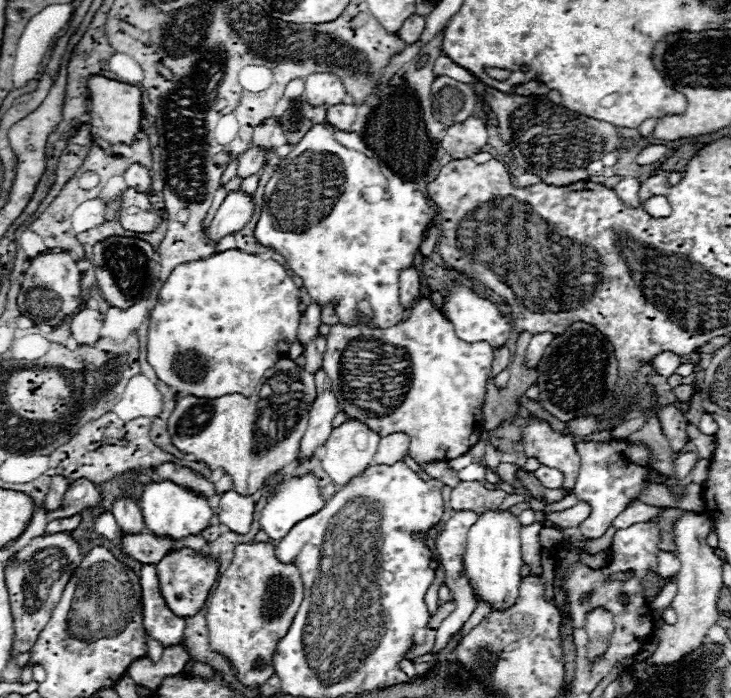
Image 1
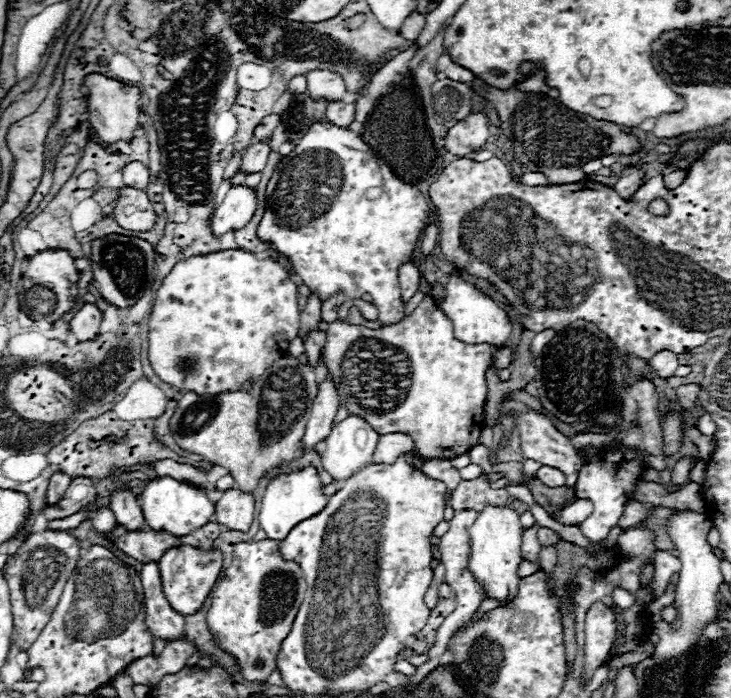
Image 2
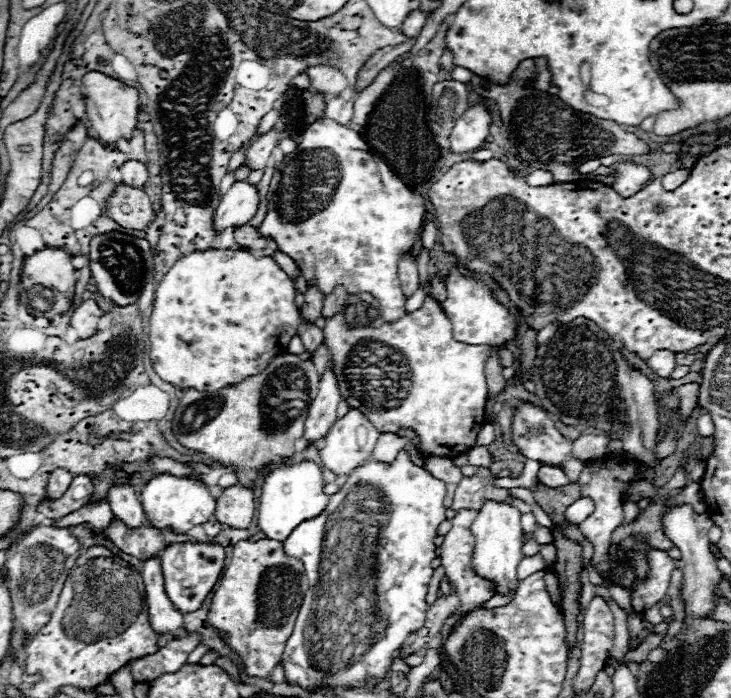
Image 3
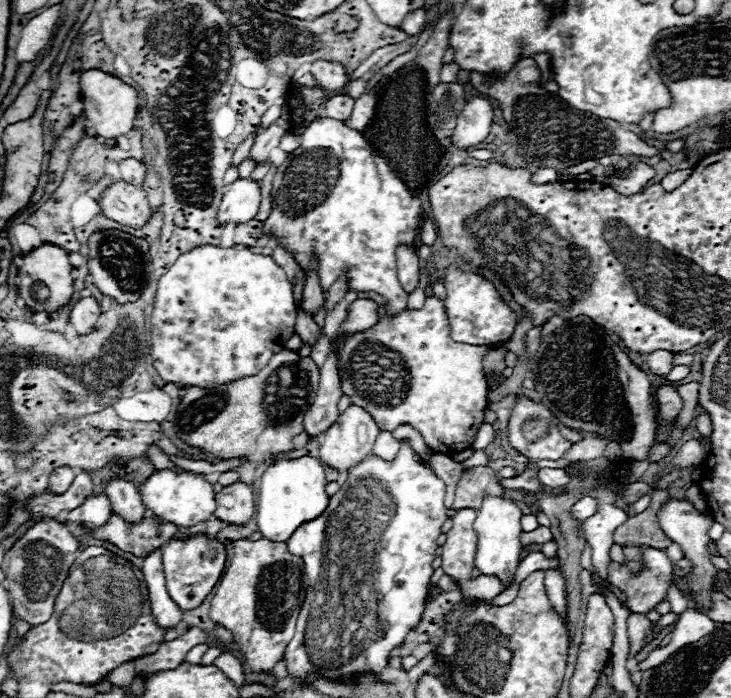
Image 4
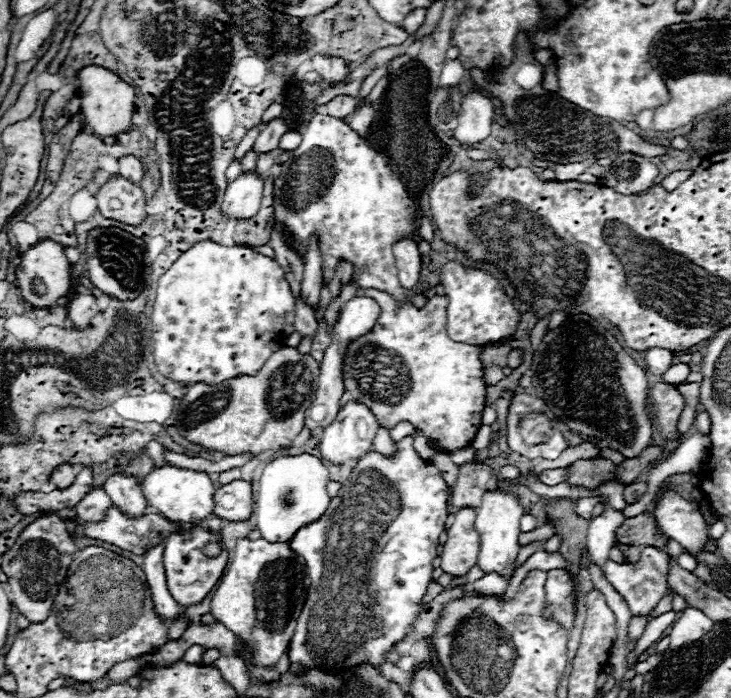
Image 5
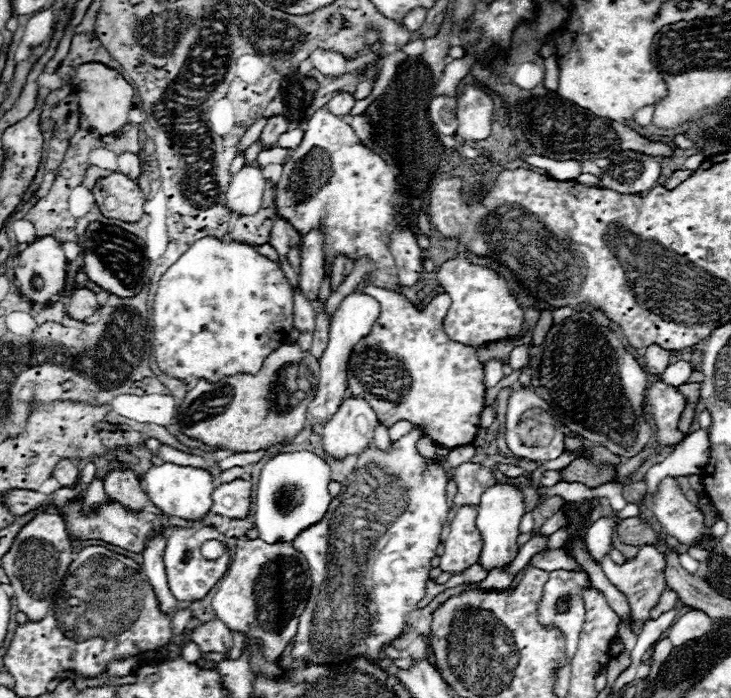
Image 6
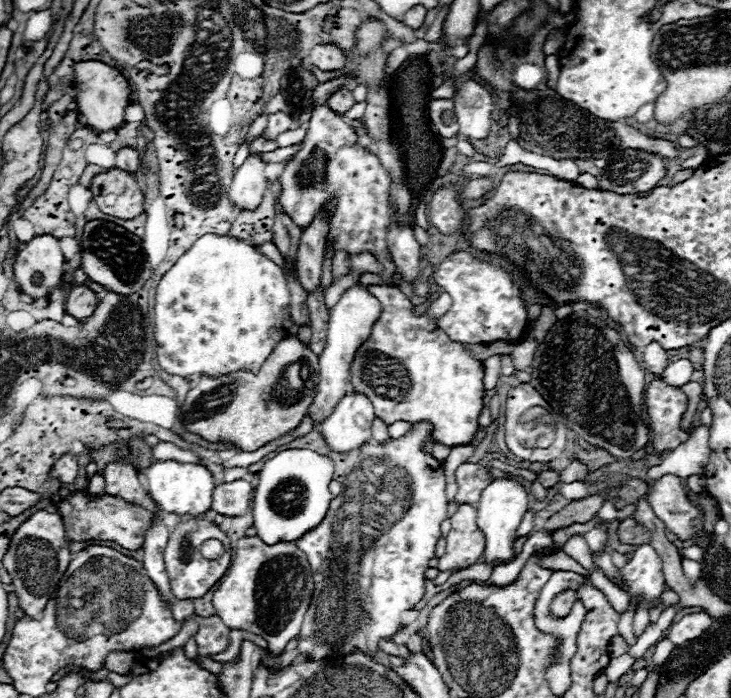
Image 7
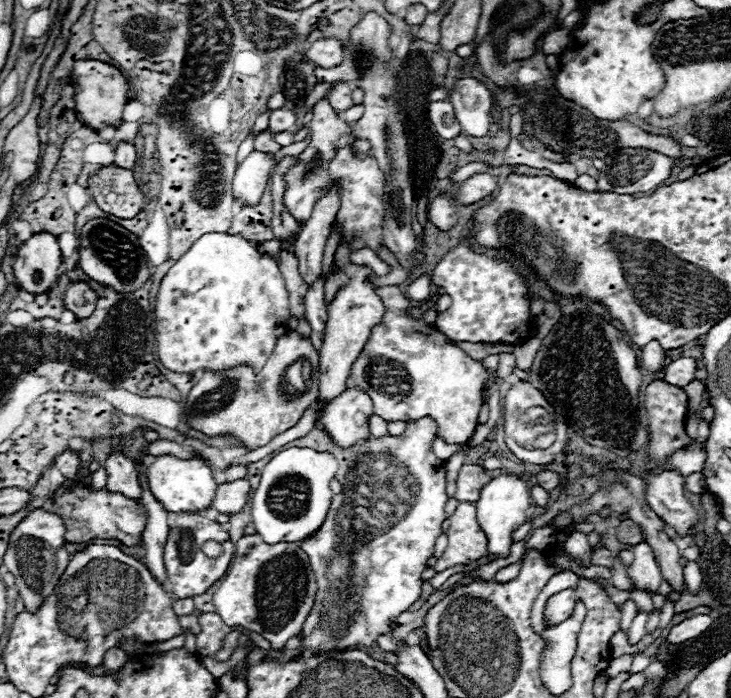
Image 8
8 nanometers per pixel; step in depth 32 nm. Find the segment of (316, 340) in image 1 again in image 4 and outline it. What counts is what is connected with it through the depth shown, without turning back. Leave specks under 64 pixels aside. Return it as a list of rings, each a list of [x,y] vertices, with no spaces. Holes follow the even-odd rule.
[[[298,306],[298,316],[296,316],[296,334],[300,334],[300,338],[308,344],[314,344],[316,338],[320,336],[320,326],[314,322],[314,318],[302,308]]]

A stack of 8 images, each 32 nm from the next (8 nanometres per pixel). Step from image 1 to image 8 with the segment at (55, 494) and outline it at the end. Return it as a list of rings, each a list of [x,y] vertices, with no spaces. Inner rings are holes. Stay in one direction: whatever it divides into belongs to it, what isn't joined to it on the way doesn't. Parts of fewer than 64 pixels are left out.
[[[66,450],[62,456],[56,458],[56,468],[68,478],[68,480],[74,480],[78,468],[80,468],[80,458],[78,458],[78,452],[72,452],[72,450]]]

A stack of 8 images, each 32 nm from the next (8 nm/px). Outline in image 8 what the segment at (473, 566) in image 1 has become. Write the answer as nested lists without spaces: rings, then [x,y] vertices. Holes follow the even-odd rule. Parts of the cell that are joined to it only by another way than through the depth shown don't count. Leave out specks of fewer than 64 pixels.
[[[500,472],[488,484],[484,484],[484,488],[480,490],[480,500],[476,500],[476,510],[478,510],[478,524],[488,538],[488,554],[498,554],[500,558],[506,558],[510,554],[512,534],[524,522],[526,518],[524,512],[528,506],[530,506],[530,490],[522,480],[522,476]]]

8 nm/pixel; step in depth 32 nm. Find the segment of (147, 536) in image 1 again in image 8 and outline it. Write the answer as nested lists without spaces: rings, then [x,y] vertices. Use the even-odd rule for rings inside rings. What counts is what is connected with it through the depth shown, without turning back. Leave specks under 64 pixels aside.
[[[72,482],[70,488],[60,488],[52,497],[54,509],[52,513],[62,518],[66,526],[66,542],[78,544],[78,542],[88,542],[90,538],[104,538],[104,540],[120,540],[126,546],[134,546],[140,542],[146,526],[146,512],[140,504],[136,504],[130,498],[124,498],[124,494],[114,494],[108,492],[106,488],[102,490],[92,490],[88,484]]]

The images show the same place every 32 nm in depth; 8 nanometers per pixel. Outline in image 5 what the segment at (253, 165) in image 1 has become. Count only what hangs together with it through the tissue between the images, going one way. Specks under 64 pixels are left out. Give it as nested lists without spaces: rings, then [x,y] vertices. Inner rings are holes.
[[[282,118],[270,120],[270,122],[264,126],[264,130],[260,132],[260,136],[256,138],[256,144],[254,144],[256,152],[262,154],[262,152],[270,152],[270,150],[278,148],[280,136],[286,134],[286,132],[288,132],[288,126],[286,126],[286,122],[284,122]]]

